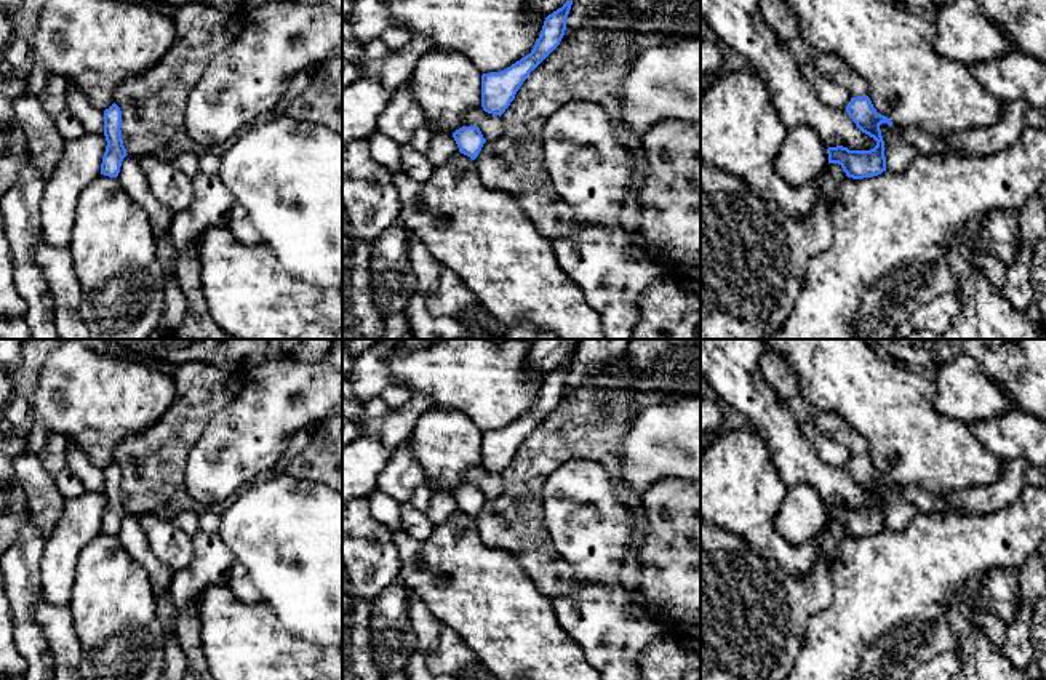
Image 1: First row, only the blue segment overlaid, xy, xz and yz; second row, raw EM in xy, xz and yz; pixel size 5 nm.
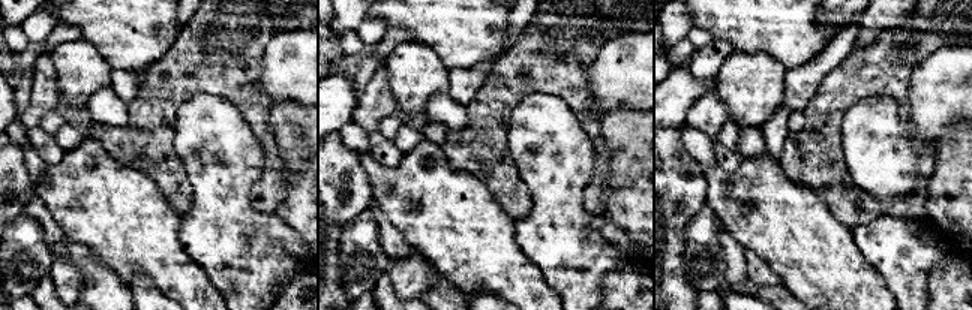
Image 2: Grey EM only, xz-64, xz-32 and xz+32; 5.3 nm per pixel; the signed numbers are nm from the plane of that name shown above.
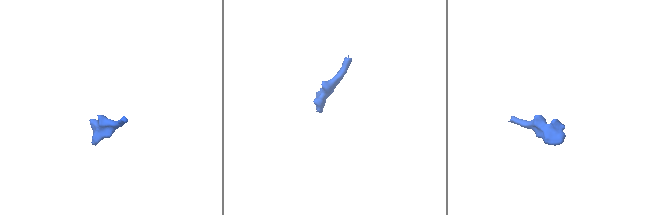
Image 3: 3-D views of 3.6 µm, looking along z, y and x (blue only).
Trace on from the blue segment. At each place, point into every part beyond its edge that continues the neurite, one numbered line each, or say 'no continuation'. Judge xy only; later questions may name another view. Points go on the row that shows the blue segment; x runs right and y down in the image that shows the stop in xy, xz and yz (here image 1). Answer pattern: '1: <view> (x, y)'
no continuation

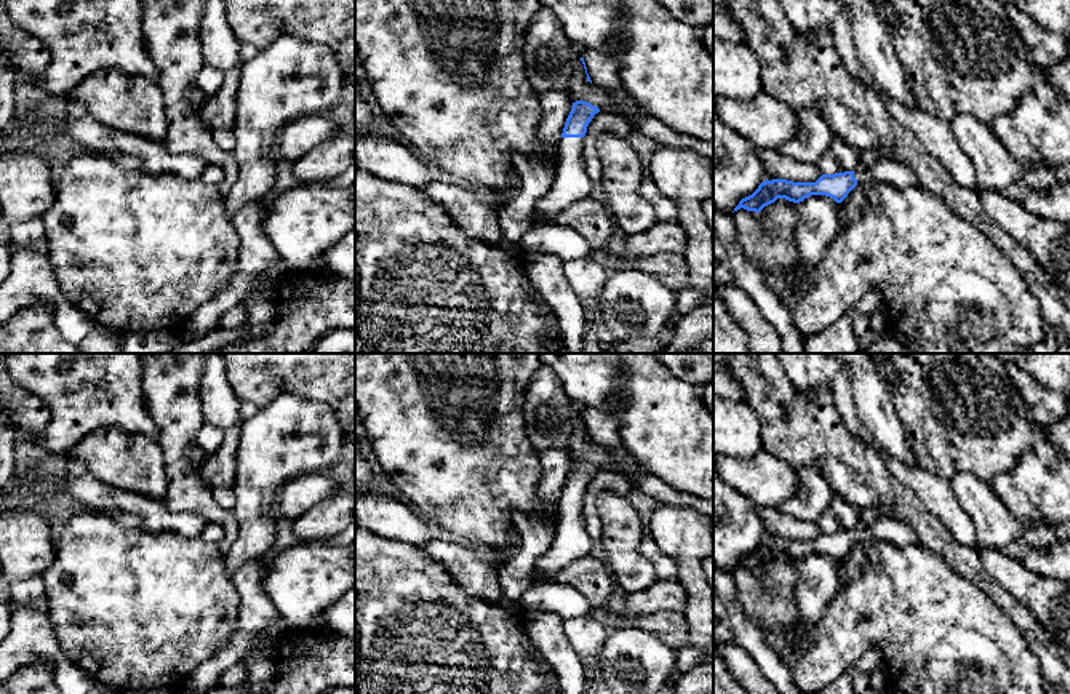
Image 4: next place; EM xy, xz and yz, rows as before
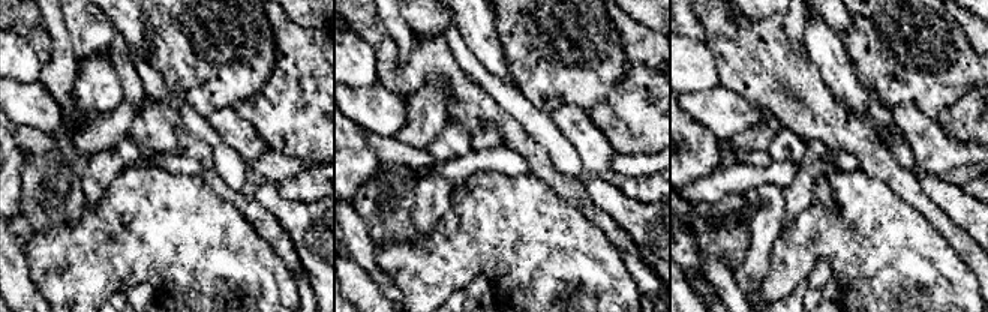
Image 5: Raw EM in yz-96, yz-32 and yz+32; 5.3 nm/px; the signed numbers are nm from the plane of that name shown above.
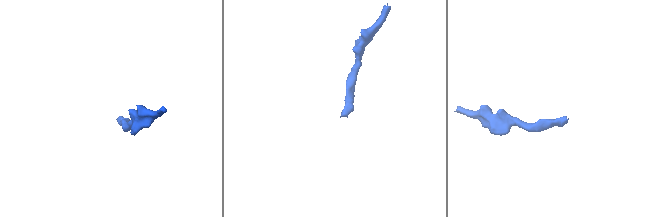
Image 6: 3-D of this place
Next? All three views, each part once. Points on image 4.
1: xz (571, 183)

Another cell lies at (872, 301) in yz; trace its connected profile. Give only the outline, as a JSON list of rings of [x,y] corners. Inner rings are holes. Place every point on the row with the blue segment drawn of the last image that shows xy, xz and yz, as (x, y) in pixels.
[[[870,289],[856,305],[857,315],[873,317],[873,313],[883,305],[883,296],[878,289]]]

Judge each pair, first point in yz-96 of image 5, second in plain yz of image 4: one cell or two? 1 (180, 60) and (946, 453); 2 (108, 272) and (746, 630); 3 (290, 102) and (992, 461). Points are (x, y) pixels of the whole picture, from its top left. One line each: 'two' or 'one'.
1: one
2: two
3: two

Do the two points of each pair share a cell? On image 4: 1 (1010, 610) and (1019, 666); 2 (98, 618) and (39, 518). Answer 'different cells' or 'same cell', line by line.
1: different cells
2: different cells

